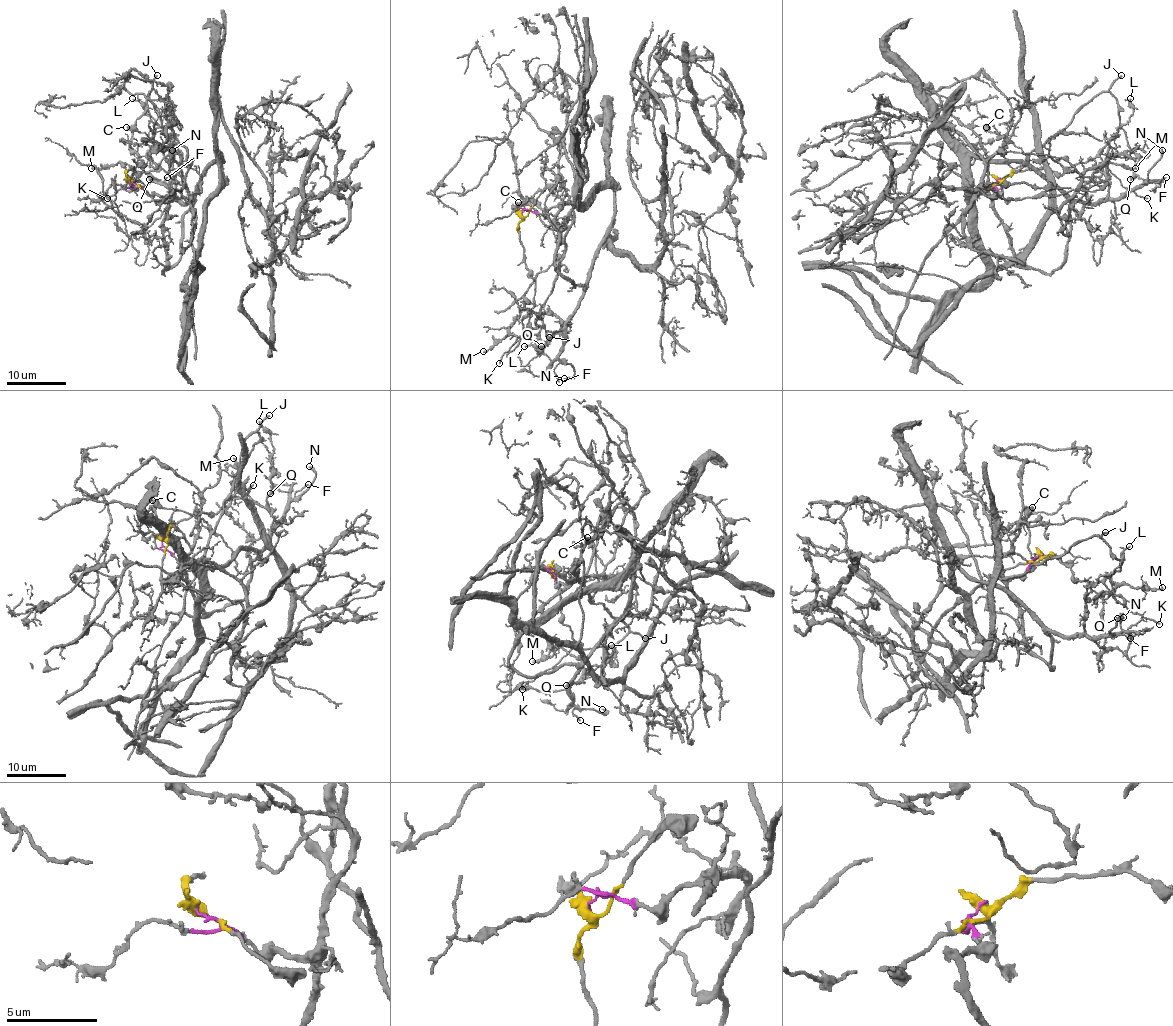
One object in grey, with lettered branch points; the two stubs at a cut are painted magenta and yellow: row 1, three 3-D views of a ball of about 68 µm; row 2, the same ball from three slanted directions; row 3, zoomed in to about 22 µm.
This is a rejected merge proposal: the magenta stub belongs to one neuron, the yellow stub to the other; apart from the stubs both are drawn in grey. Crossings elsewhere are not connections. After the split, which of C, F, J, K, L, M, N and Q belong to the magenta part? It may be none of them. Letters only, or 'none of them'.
F, L, M, N, Q

